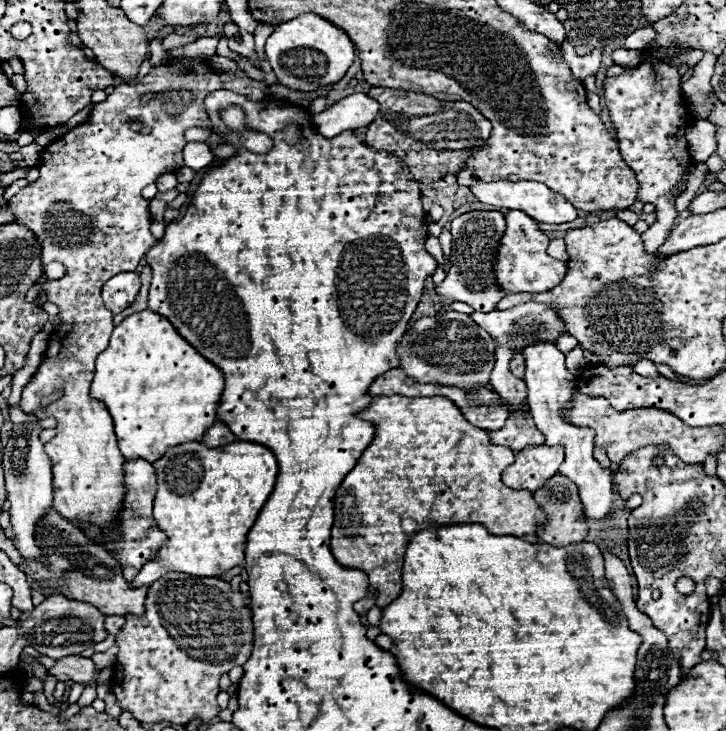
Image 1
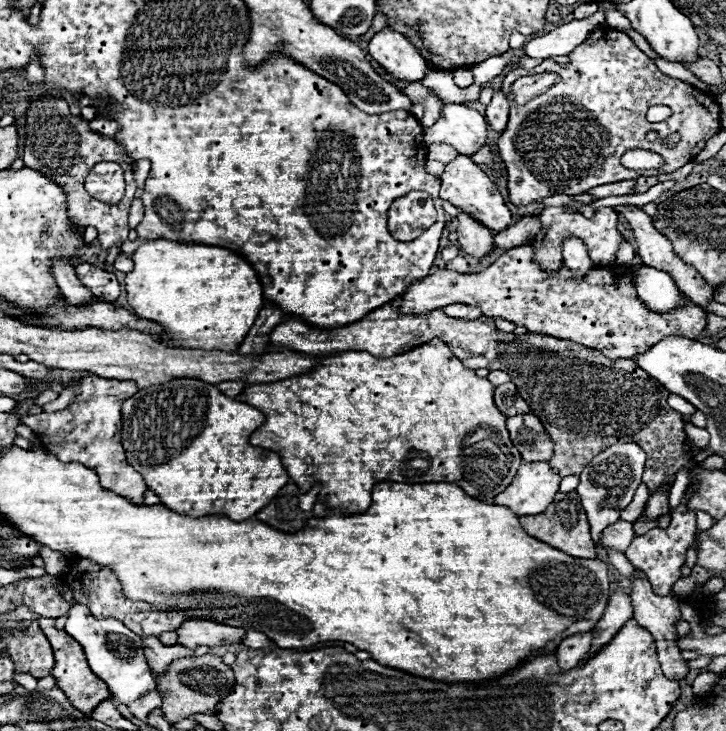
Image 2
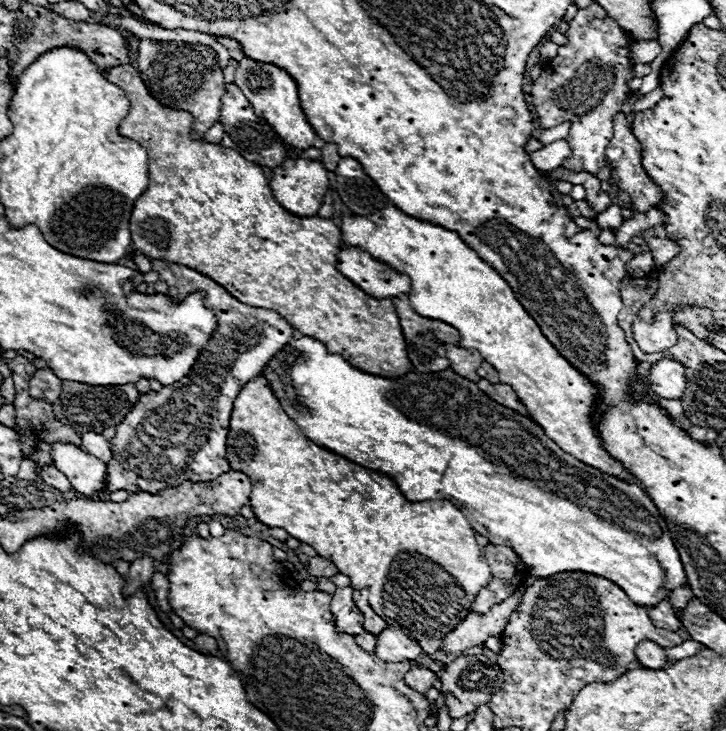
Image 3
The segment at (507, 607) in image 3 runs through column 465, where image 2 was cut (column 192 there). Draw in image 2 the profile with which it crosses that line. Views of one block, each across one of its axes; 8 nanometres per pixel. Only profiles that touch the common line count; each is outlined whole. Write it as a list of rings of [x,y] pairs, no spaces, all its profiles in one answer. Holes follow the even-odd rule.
[[[186,620],[178,630],[178,644],[196,650],[200,646],[220,648],[220,646],[242,646],[244,630],[218,624],[212,620]]]

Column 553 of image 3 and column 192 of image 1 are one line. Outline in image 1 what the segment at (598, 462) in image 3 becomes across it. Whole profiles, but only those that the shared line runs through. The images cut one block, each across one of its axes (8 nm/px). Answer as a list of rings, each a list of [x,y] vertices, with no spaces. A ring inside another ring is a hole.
[[[142,310],[114,328],[108,348],[96,358],[90,396],[106,404],[124,458],[154,462],[170,446],[202,440],[206,428],[216,422],[222,390],[222,370],[182,340],[164,316]]]

